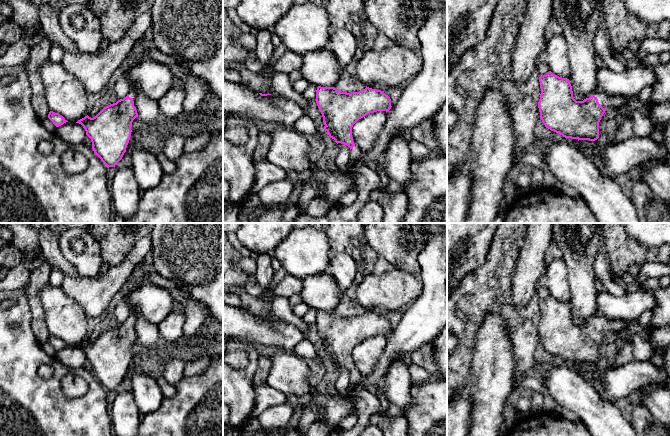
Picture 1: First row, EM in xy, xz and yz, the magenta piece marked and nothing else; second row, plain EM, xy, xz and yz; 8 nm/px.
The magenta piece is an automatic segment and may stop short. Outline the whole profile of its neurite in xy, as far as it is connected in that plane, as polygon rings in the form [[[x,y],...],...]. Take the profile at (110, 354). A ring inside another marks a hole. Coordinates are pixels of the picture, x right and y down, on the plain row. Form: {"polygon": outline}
{"polygon": [[[135,316],[104,331],[95,341],[78,344],[91,363],[94,377],[107,392],[115,391],[126,376],[133,344],[138,341],[134,330]]]}

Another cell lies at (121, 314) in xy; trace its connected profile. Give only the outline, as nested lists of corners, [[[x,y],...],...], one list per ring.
[[[123,302],[118,303],[114,308],[114,318],[118,322],[118,324],[123,323],[126,321],[129,316],[130,312],[127,310],[126,306]]]

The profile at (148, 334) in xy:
[[[142,260],[133,269],[129,281],[132,287],[124,298],[124,305],[130,314],[135,316],[134,330],[136,331],[138,342],[146,348],[154,348],[162,338],[157,325],[151,324],[141,315],[139,315],[133,307],[129,305],[129,297],[142,283],[147,281],[146,263]]]

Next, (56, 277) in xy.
[[[52,268],[49,283],[53,286],[61,286],[63,281],[63,273],[56,268]]]

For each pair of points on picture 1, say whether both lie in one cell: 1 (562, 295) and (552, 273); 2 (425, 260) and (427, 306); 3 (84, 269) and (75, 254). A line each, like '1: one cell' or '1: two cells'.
1: one cell
2: one cell
3: one cell

